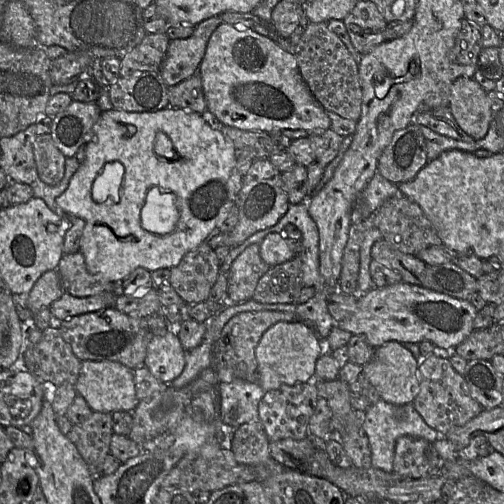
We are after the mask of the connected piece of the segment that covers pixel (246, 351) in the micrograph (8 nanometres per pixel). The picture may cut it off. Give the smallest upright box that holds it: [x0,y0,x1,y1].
[220,311,302,382]

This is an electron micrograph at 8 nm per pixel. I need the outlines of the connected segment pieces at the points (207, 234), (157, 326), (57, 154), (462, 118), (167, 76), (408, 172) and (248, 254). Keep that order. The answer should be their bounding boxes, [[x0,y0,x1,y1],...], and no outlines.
[[56,107,242,284],[59,307,173,370],[33,134,67,185],[448,78,494,140],[159,15,221,87],[377,124,428,185],[228,244,271,303]]

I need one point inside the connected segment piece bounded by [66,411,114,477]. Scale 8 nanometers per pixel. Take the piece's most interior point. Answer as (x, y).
(92, 437)

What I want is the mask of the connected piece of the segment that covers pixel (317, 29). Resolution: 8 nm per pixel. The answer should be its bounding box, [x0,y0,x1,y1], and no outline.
[294,22,362,121]

